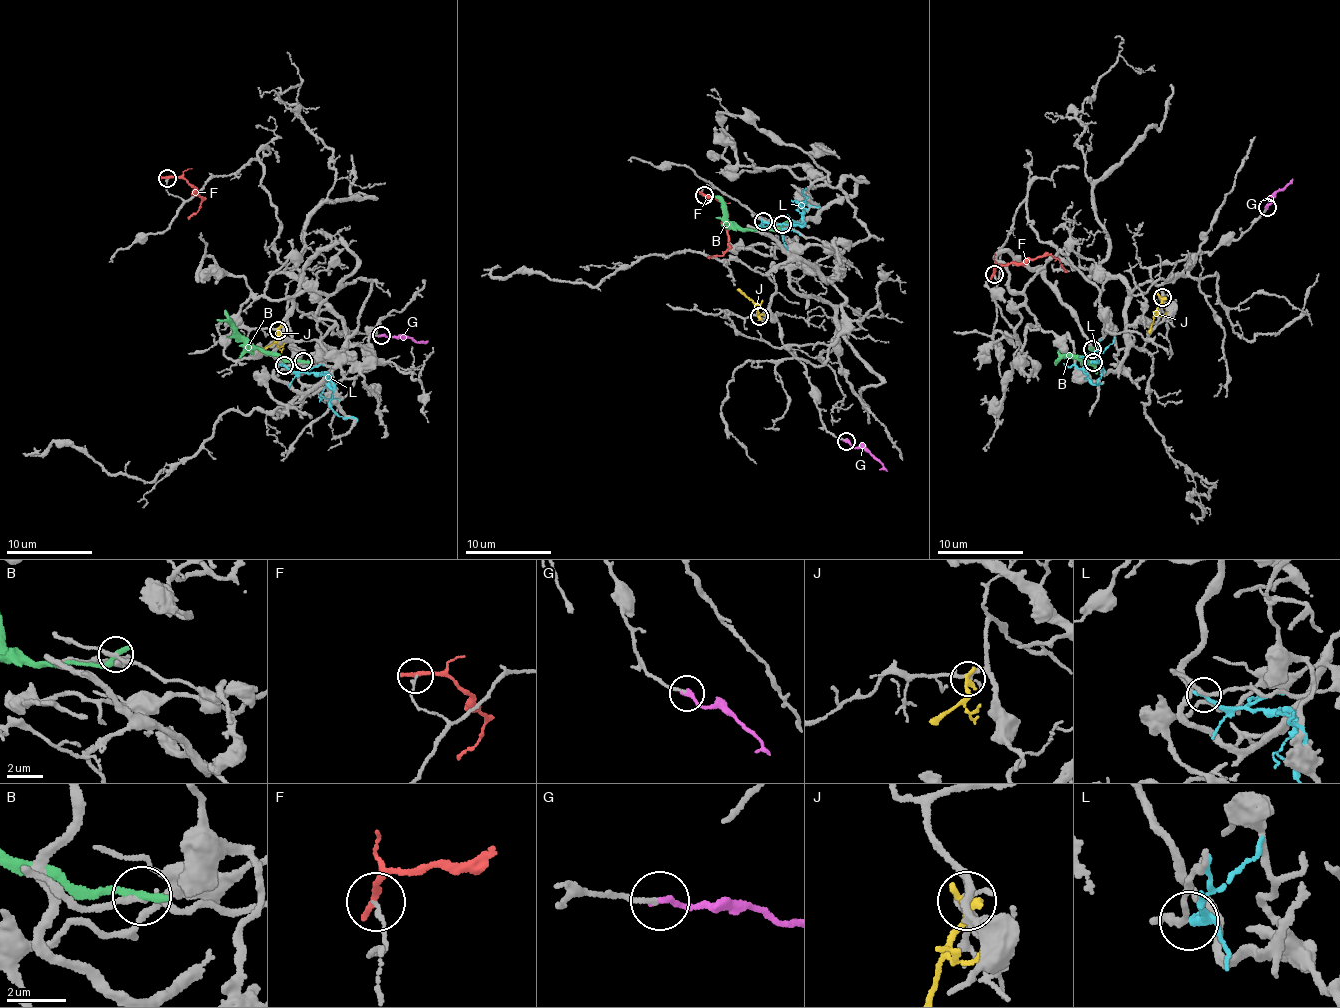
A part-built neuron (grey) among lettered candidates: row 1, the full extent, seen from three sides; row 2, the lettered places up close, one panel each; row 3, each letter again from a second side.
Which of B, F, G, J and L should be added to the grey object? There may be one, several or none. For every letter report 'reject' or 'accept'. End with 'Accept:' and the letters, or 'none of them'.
B: reject
F: reject
G: accept
J: reject
L: reject
Accept: G

